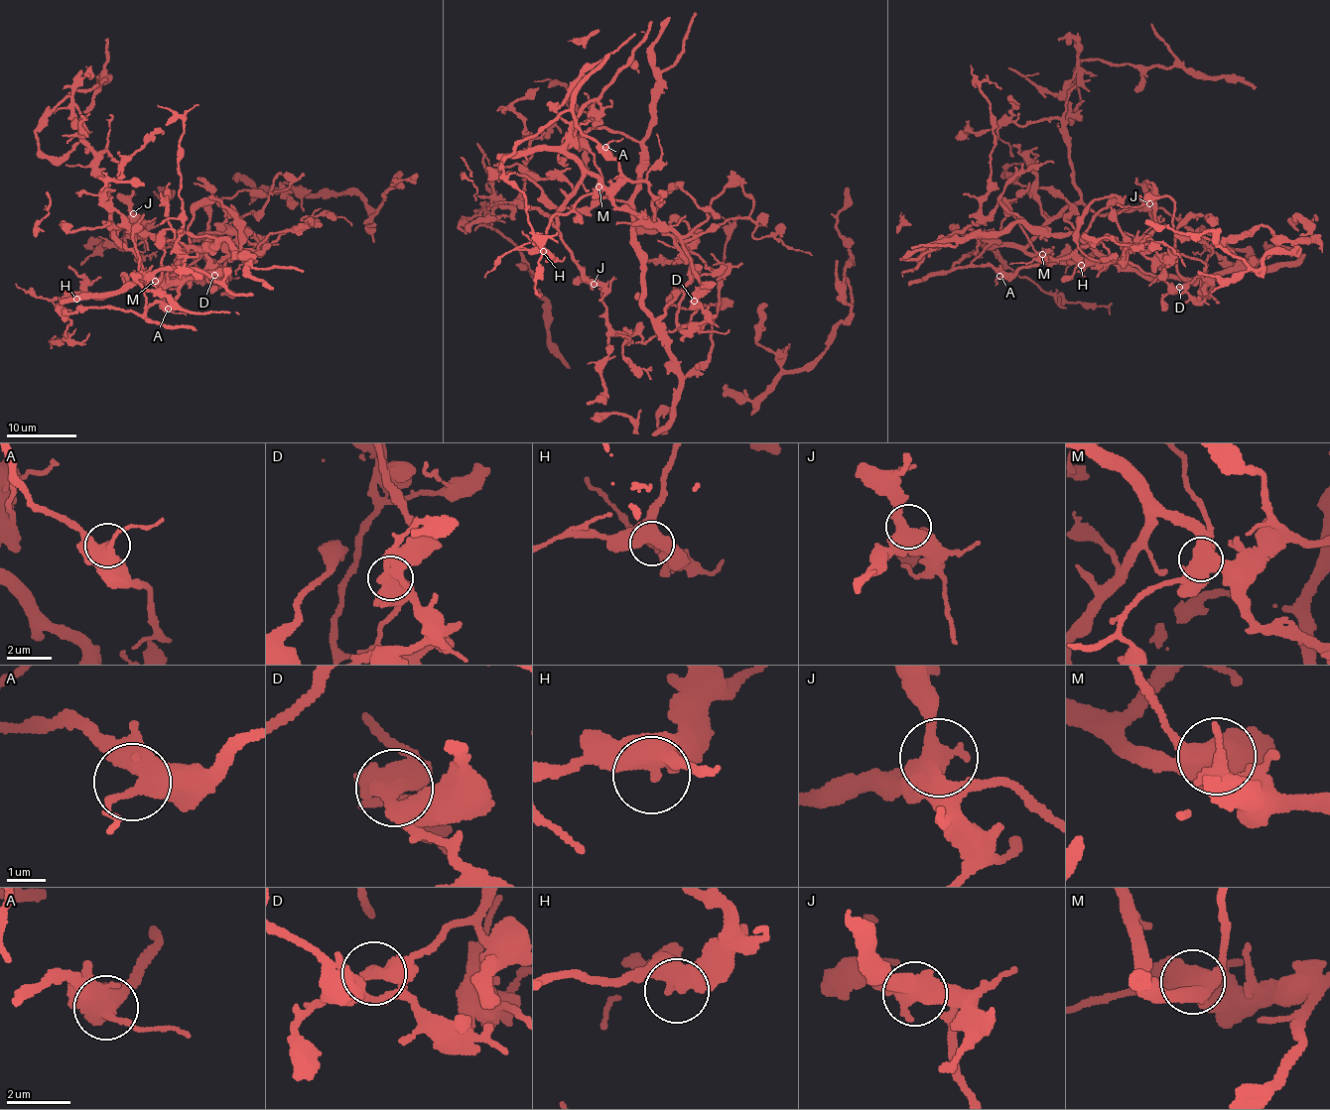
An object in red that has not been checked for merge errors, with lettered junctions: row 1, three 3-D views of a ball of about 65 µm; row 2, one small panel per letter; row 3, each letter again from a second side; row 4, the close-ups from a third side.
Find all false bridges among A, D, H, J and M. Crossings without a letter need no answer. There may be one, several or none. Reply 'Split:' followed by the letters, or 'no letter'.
Split: D, M

